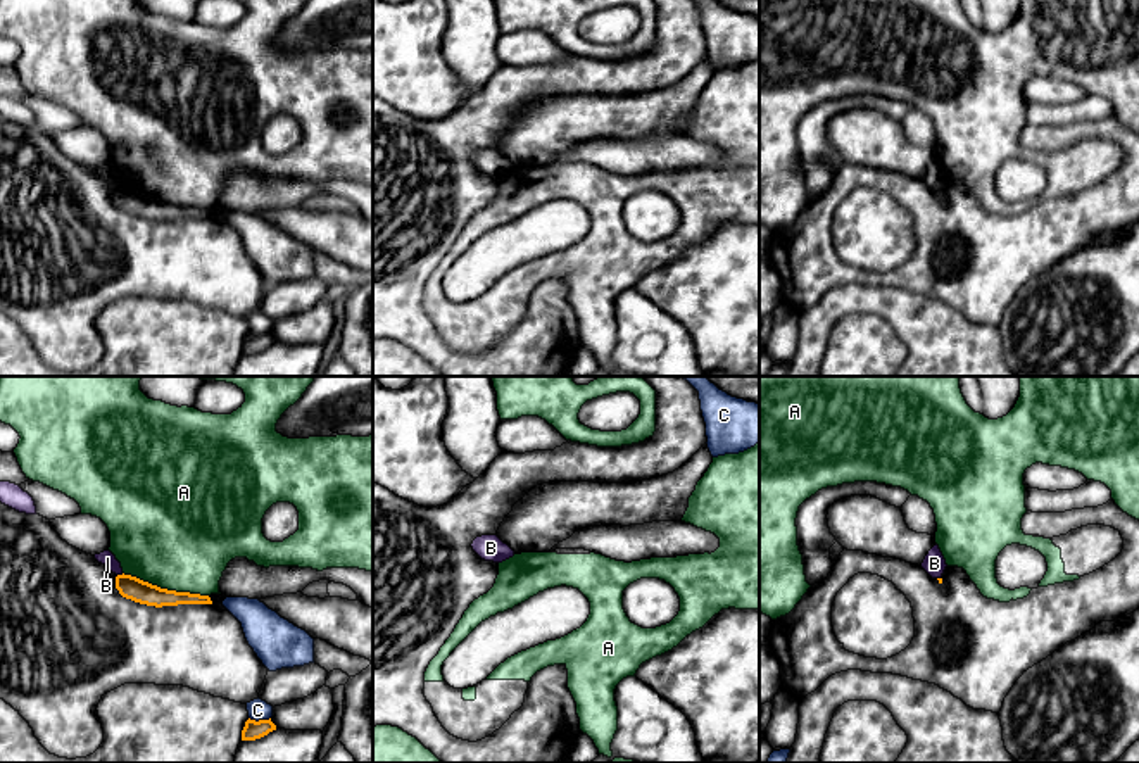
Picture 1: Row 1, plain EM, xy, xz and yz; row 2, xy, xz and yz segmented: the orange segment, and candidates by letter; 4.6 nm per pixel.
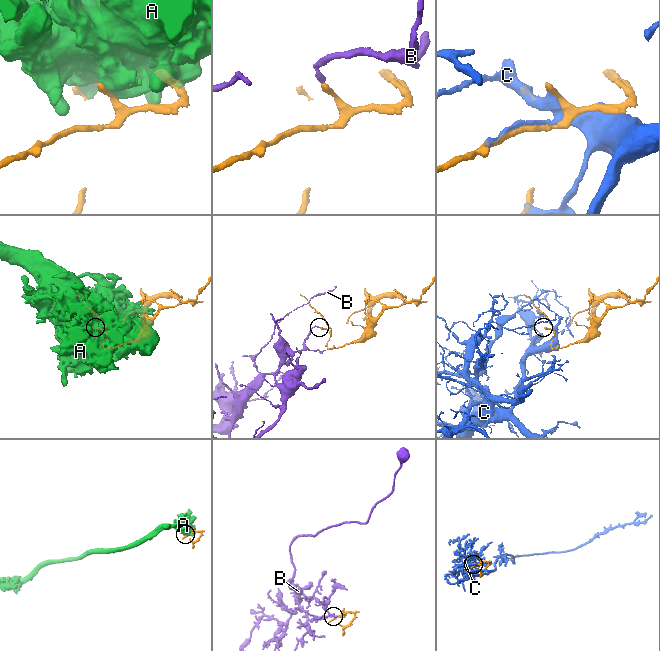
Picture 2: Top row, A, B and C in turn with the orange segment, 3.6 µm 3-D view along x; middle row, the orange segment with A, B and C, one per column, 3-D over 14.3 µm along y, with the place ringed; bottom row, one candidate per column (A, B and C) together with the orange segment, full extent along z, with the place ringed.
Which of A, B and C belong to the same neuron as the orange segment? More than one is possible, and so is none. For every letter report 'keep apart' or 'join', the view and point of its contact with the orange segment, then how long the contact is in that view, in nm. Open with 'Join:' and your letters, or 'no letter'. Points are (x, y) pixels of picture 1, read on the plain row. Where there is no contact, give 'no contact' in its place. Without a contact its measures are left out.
Join: no letter
A: keep apart; meets orange in xy at (166, 202); contact 420 nm long
B: keep apart; meets orange in xy at (119, 189); contact 30 nm long
C: keep apart; meets orange in xy at (259, 334); contact 100 nm long

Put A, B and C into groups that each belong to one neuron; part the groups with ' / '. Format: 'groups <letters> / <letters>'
groups A / B / C

